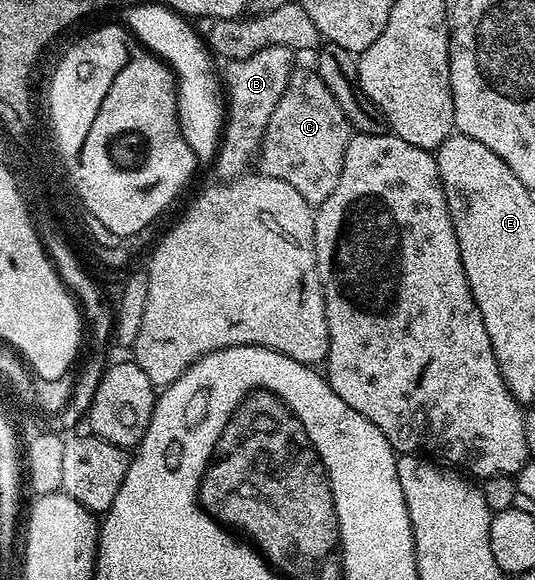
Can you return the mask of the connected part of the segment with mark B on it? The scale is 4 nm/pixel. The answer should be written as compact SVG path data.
M272 46L251 52L242 60L231 60L224 68L224 100L226 119L222 143L218 155L213 161L212 169L219 181L235 180L237 176L247 175L246 168L255 163L258 150L262 146L264 130L268 126L268 118L272 118L272 110L276 110L276 102L284 94L290 76L296 70L296 53L293 48Z

